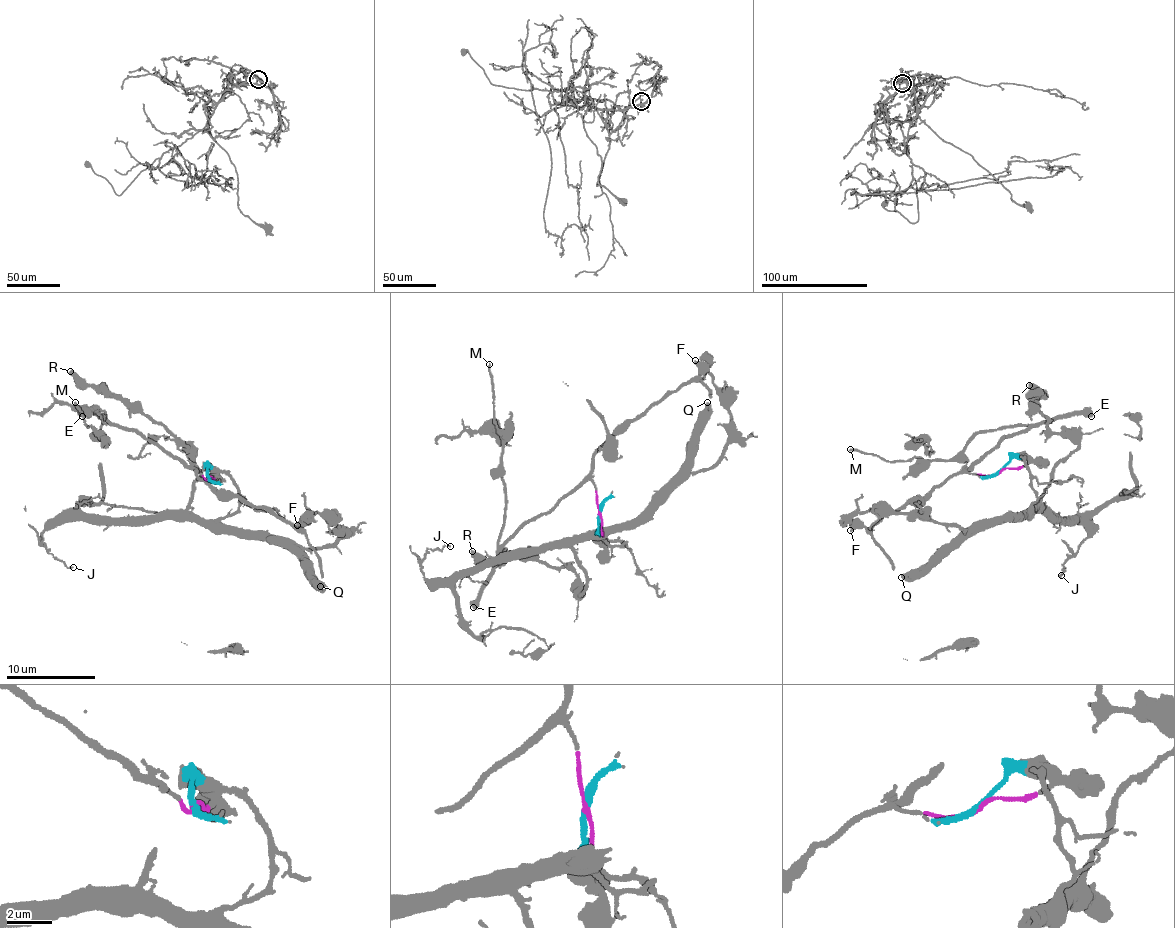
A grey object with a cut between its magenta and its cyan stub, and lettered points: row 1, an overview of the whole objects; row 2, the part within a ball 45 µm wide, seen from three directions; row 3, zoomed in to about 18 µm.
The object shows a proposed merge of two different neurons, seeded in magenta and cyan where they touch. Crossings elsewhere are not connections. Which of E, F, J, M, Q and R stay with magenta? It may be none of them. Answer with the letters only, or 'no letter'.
E, F, M

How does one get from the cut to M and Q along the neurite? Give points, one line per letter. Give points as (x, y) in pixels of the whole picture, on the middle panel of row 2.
M: (600, 513), (596, 485), (583, 480), (497, 543), (506, 497), (489, 364)
Q: (600, 513), (599, 531), (625, 543), (612, 546), (603, 537), (636, 522), (659, 496), (679, 470), (707, 402)

